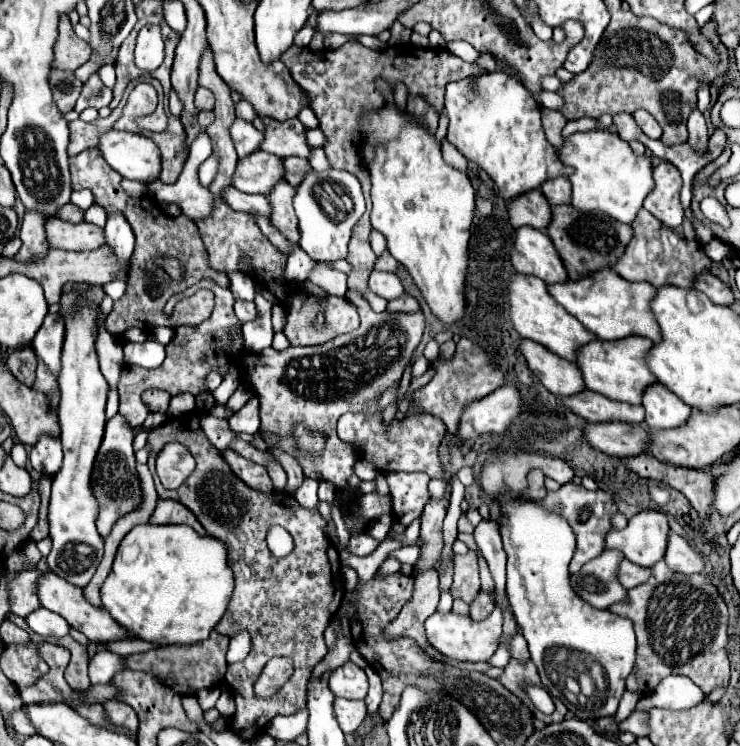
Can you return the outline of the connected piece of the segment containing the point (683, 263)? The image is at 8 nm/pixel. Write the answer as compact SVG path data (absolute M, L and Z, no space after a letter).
M644 208L638 212L636 220L632 222L632 230L634 230L634 240L630 240L624 256L620 256L612 266L612 270L616 274L620 274L624 280L650 282L656 288L660 288L664 284L692 288L694 276L710 270L712 262L704 254L704 248L700 242L684 240L676 230L660 224L660 220L656 220Z

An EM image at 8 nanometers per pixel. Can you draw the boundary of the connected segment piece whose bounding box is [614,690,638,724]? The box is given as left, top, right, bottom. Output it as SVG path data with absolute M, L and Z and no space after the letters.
M626 690L626 694L622 696L622 702L620 702L620 706L618 706L618 712L616 712L616 716L614 716L614 718L616 718L616 724L624 722L624 720L634 712L636 702L638 702L638 696Z

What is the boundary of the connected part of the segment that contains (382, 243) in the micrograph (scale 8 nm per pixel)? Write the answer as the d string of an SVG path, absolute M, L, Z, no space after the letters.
M372 230L370 244L372 244L372 250L374 250L374 254L376 254L378 258L386 252L386 238L384 238L380 232L376 232L376 230Z

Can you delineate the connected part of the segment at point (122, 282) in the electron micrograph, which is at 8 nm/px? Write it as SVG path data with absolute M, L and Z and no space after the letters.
M116 278L116 280L108 282L108 284L104 284L104 292L116 302L126 294L126 285L126 278Z

